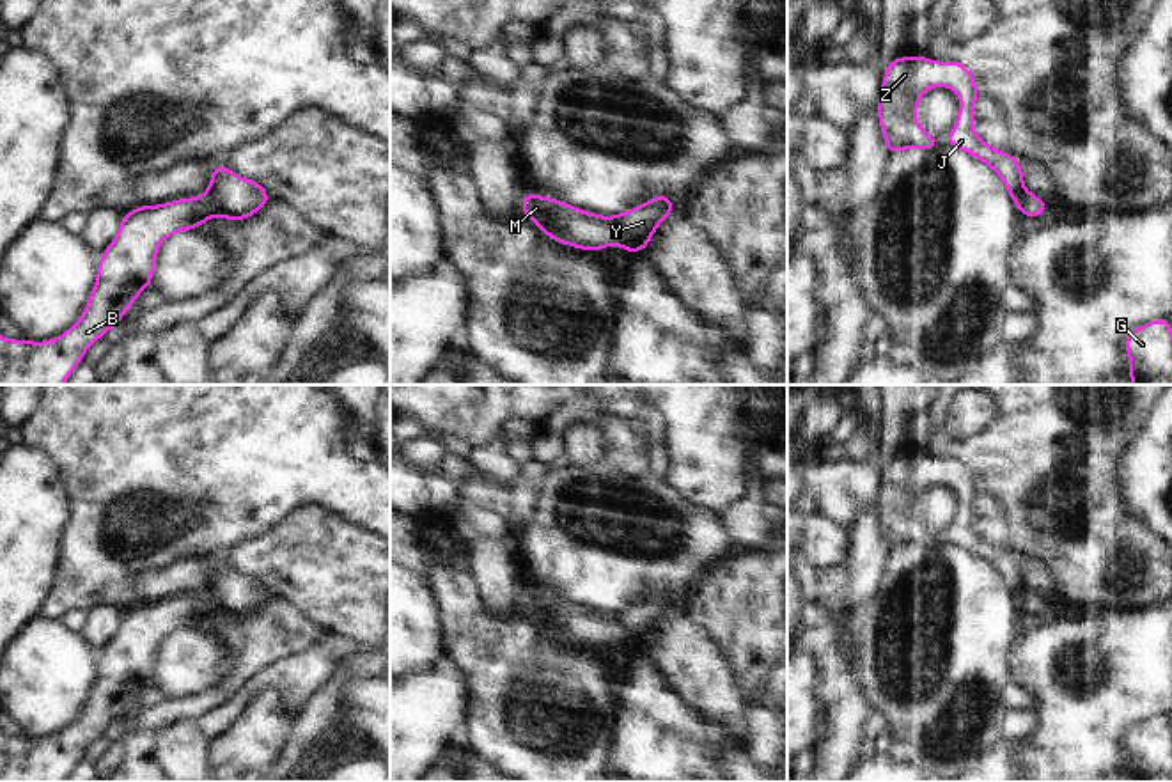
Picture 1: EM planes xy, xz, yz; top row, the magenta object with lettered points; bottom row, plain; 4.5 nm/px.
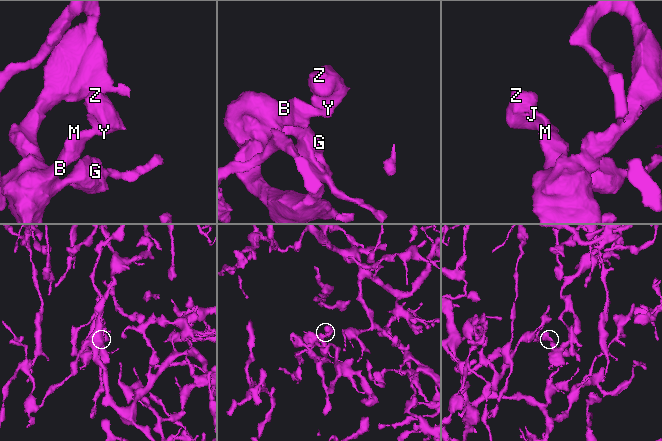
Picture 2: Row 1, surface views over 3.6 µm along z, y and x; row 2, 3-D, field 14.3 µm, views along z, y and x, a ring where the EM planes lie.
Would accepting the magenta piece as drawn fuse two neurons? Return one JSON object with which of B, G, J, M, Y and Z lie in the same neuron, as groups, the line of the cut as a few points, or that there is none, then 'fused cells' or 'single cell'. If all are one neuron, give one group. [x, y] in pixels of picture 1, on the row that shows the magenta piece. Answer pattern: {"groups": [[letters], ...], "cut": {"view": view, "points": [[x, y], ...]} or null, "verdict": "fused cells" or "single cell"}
{"groups": [["B", "G", "J", "M", "Y", "Z"]], "cut": null, "verdict": "single cell"}

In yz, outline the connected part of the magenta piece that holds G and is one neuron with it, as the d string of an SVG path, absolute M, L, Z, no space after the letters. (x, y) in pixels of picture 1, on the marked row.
M1165 317L1133 328L1124 349L1133 385L1172 385L1172 326Z

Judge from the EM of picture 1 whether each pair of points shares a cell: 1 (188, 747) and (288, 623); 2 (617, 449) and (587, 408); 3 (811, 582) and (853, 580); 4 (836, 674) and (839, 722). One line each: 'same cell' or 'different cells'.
1: different cells
2: same cell
3: same cell
4: same cell

